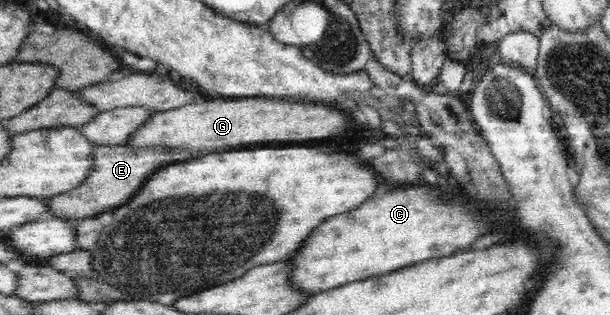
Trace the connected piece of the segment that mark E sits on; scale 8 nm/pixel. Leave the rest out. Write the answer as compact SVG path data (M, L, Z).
M125 144L114 146L92 147L92 170L85 179L72 190L63 192L47 200L47 207L53 212L54 217L64 219L85 219L119 207L130 200L144 181L158 169L181 160L180 154L174 148L163 146L144 146L144 148L132 148Z

